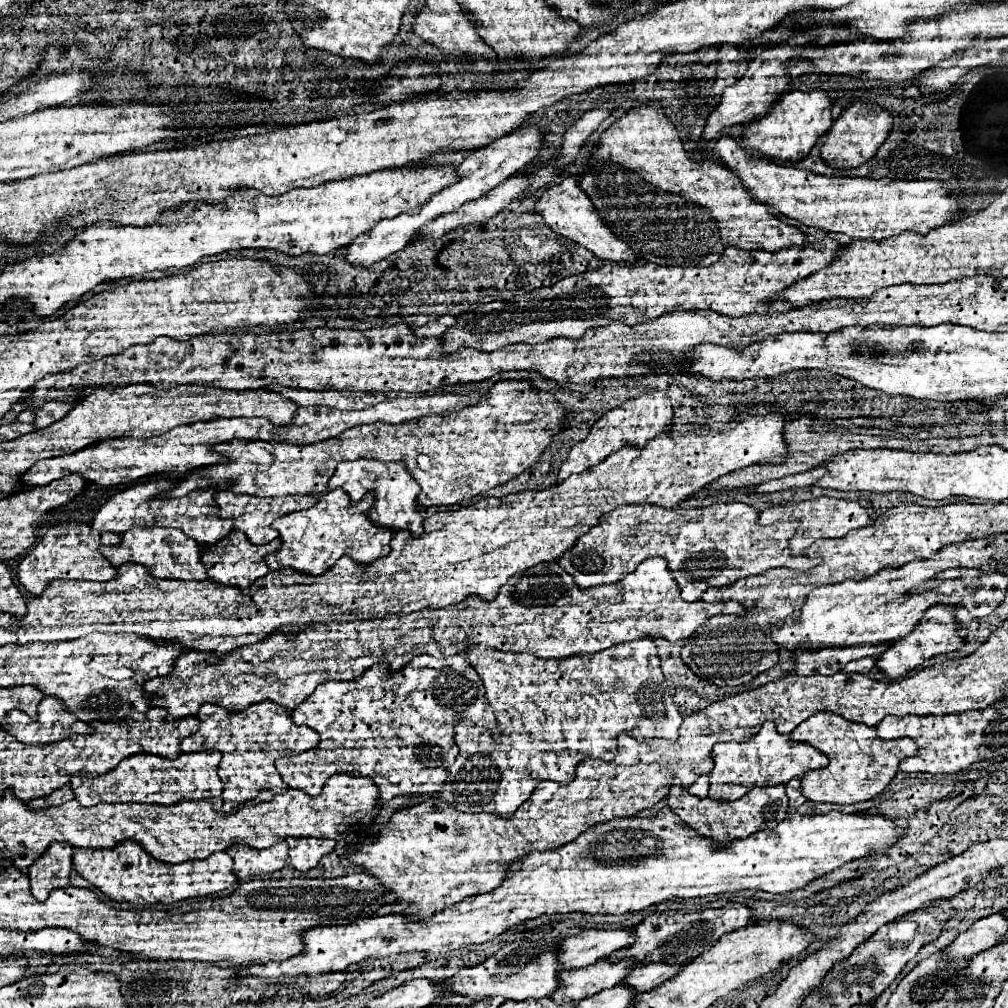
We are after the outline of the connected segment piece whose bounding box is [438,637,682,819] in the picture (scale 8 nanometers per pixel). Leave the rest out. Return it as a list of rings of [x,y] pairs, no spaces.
[[[650,637],[622,643],[594,655],[574,655],[570,659],[534,659],[534,655],[510,655],[478,647],[468,649],[466,655],[484,681],[486,697],[496,713],[498,727],[494,729],[492,751],[488,749],[484,753],[484,745],[478,741],[478,747],[472,751],[468,747],[466,751],[462,749],[448,769],[446,783],[438,795],[458,811],[492,813],[502,819],[510,819],[510,815],[514,815],[514,811],[532,795],[540,781],[548,779],[556,783],[570,783],[576,777],[578,763],[588,757],[614,761],[616,737],[622,731],[636,731],[636,739],[678,739],[682,715],[668,693],[656,645]]]

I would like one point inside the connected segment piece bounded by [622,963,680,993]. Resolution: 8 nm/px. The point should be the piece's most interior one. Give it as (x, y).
(644, 977)

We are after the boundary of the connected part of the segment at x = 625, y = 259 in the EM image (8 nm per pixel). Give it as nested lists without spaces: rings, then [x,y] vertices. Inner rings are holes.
[[[568,175],[560,185],[548,187],[542,197],[536,201],[536,213],[540,213],[546,221],[546,225],[564,235],[566,239],[586,247],[590,253],[594,253],[598,259],[604,261],[616,261],[616,263],[636,263],[638,255],[630,249],[628,243],[624,243],[622,239],[618,239],[600,219],[598,211],[594,211],[594,205],[590,203],[588,195],[580,189],[578,181],[574,175]]]

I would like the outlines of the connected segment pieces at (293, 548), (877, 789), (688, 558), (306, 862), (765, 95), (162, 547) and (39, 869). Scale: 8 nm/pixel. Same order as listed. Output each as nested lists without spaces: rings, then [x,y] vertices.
[[[342,489],[338,491],[330,491],[330,493],[322,493],[316,501],[316,505],[312,505],[306,511],[296,511],[296,513],[288,513],[280,519],[276,519],[272,523],[272,527],[280,533],[280,549],[272,555],[266,555],[266,565],[272,571],[278,569],[294,569],[298,573],[306,573],[306,575],[322,575],[326,573],[332,565],[336,565],[336,561],[342,555],[348,555],[350,559],[354,559],[356,563],[362,565],[370,565],[372,561],[386,557],[390,553],[390,539],[394,535],[394,531],[390,529],[382,529],[374,523],[368,521],[366,511],[368,507],[374,503],[374,495],[366,495],[362,501],[352,503],[348,493],[344,493]]]
[[[814,713],[798,729],[790,733],[790,739],[794,743],[800,741],[808,743],[830,759],[830,765],[826,769],[808,771],[802,777],[802,795],[810,801],[822,801],[822,803],[850,805],[876,797],[894,779],[898,763],[904,757],[908,757],[908,739],[906,747],[902,747],[904,739],[882,741],[876,737],[874,727],[862,727],[860,723],[850,723],[834,713]]]
[[[716,503],[704,509],[682,509],[682,507],[650,507],[650,505],[624,505],[602,517],[598,527],[592,527],[586,535],[578,537],[578,543],[558,559],[558,565],[574,577],[580,589],[616,583],[624,575],[632,573],[636,565],[648,557],[664,557],[668,561],[668,571],[680,587],[684,601],[698,601],[708,587],[728,587],[738,579],[750,575],[764,575],[774,567],[806,569],[806,557],[792,557],[788,549],[788,539],[794,535],[794,521],[780,521],[770,527],[760,527],[758,511],[744,503]]]
[[[286,839],[290,865],[298,871],[314,869],[324,855],[334,851],[336,843],[330,839]]]
[[[742,77],[742,79],[738,79],[734,85],[724,89],[720,105],[710,113],[710,117],[708,117],[706,125],[704,125],[702,139],[710,141],[710,139],[718,137],[722,127],[730,127],[730,125],[738,125],[738,123],[748,123],[748,121],[764,117],[770,111],[770,107],[782,97],[782,93],[784,93],[788,83],[790,83],[788,77],[772,77],[772,79],[748,79],[748,77]]]
[[[138,527],[134,531],[126,531],[126,535],[122,535],[122,543],[118,547],[102,547],[102,555],[110,559],[114,567],[124,563],[140,563],[150,575],[154,575],[154,579],[208,579],[206,567],[200,561],[198,543],[182,531],[168,527]]]
[[[54,843],[42,859],[38,859],[28,869],[30,891],[38,901],[46,901],[52,889],[68,887],[72,873],[72,853],[74,849],[66,843]]]

